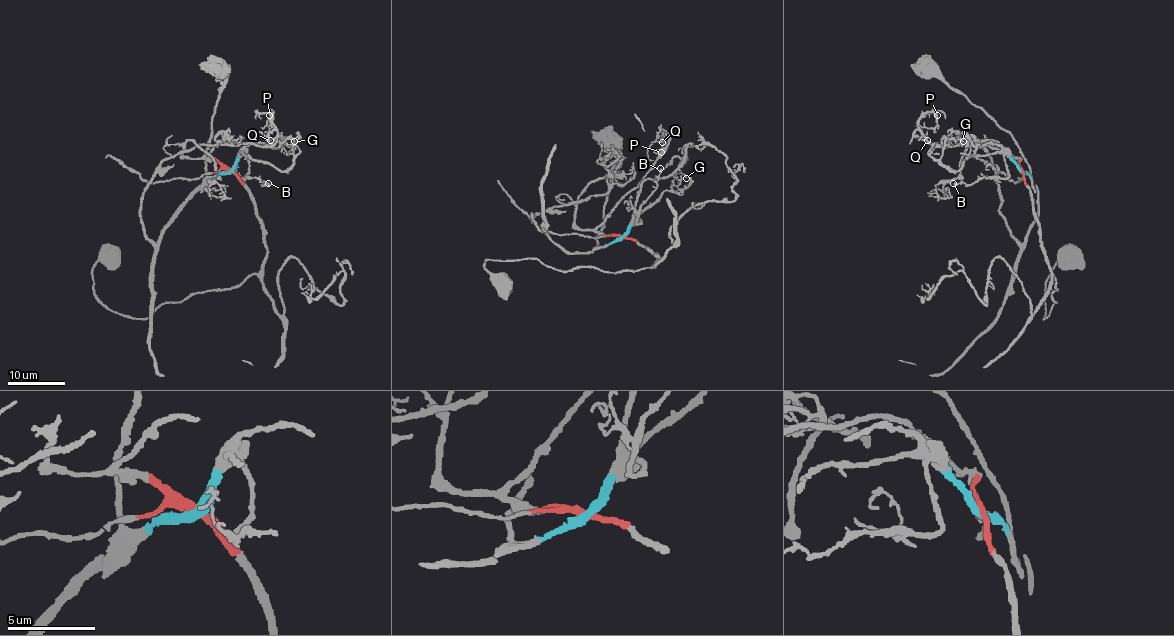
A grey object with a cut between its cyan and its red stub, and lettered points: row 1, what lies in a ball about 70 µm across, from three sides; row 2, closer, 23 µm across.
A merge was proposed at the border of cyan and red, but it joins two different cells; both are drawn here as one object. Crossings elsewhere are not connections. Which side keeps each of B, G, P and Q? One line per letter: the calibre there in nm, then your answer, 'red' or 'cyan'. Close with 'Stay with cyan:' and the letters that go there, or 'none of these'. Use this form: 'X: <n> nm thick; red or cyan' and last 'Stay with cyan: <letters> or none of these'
B: 200 nm thick; cyan
G: 180 nm thick; cyan
P: 240 nm thick; red
Q: 200 nm thick; red
Stay with cyan: B, G

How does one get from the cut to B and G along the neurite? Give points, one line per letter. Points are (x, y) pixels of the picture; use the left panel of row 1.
B: (230, 171), (243, 154), (249, 164), (244, 178), (257, 178), (269, 184)
G: (230, 171), (236, 157), (247, 145), (274, 147), (280, 144), (280, 137), (294, 141)

